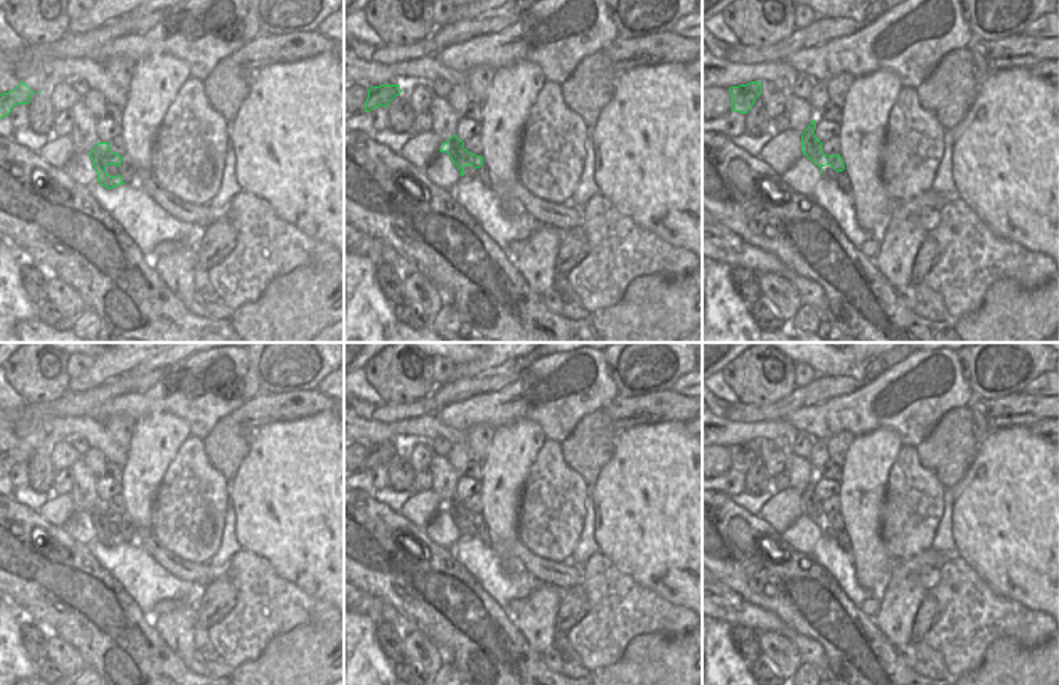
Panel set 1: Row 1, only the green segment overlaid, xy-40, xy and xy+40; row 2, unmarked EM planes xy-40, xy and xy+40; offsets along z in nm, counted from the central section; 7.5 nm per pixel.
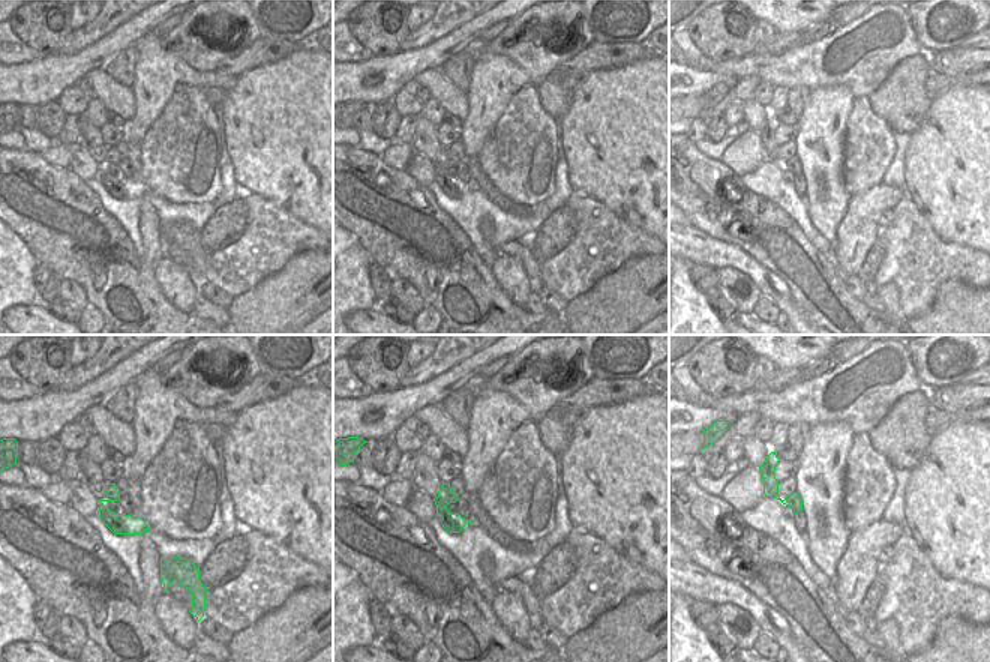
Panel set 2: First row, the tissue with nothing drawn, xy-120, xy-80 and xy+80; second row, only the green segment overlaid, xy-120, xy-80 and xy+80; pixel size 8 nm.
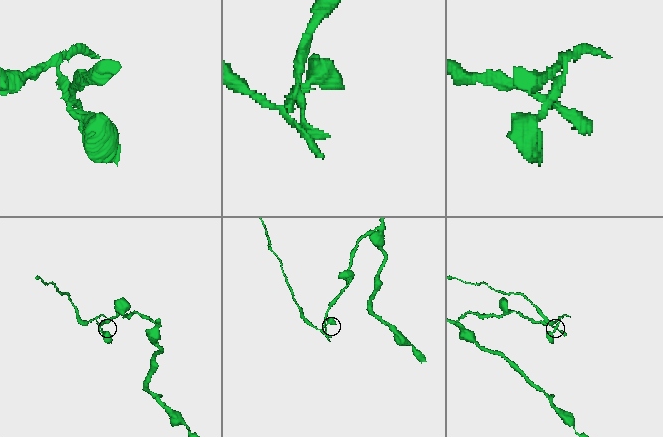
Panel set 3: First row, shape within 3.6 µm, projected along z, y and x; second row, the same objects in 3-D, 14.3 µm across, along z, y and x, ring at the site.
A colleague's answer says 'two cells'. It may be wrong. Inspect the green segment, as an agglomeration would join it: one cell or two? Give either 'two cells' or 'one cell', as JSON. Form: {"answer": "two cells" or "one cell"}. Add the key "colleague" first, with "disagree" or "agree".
{"colleague": "agree", "answer": "two cells"}

